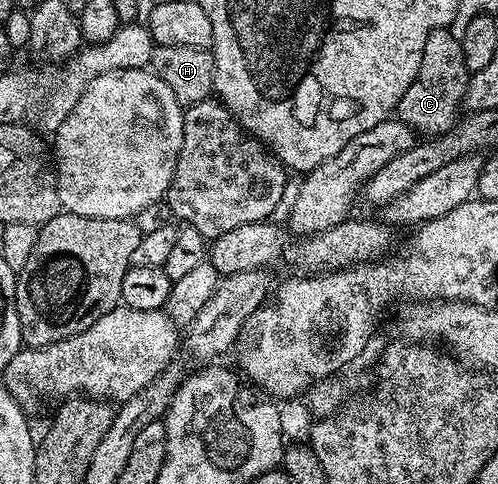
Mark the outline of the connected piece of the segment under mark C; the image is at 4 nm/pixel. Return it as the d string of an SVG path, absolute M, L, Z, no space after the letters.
M434 29L427 37L427 45L423 45L423 57L419 61L419 73L397 103L396 118L418 136L423 135L421 137L440 137L453 130L459 119L457 110L462 110L465 101L471 72L465 64L461 40L451 32L449 29Z

